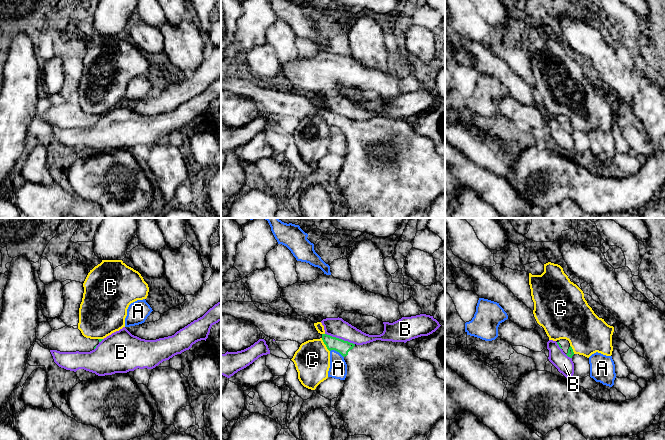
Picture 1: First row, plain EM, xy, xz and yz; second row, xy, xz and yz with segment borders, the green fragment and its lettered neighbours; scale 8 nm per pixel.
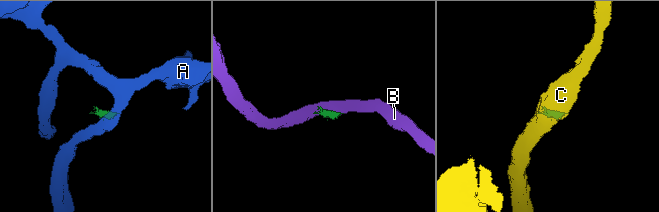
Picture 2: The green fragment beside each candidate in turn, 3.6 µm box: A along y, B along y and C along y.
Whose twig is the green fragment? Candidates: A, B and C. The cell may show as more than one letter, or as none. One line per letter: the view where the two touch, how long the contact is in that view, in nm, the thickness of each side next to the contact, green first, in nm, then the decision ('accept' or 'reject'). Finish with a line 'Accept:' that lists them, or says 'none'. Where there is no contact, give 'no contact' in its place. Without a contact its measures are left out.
A: xz | 130 nm | 110/140 nm | reject
B: xz | 260 nm | 110/160 nm | reject
C: xz | 130 nm | 110/280 nm | reject
Accept: none

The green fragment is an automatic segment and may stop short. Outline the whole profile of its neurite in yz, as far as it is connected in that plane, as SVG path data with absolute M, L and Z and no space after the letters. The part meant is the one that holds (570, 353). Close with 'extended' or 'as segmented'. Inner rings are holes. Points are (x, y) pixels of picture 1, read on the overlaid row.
M560 339L556 341L559 347L563 350L563 352L570 358L574 355L573 349L570 346L570 343L566 339Z; extended

